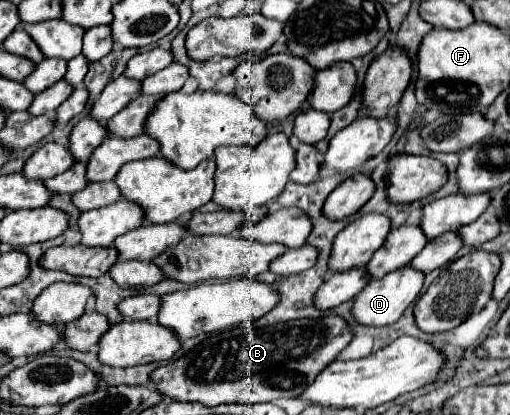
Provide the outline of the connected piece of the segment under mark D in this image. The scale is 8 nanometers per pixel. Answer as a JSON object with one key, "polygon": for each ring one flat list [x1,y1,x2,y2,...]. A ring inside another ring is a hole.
{"polygon":[[401,267,389,275,385,275,383,279,373,279,365,285,365,289,353,299,353,307,351,307,351,315,355,317,357,323,367,325,367,327,385,327,395,323,403,311,417,299,421,287,423,287,423,279,425,275,407,267]]}

